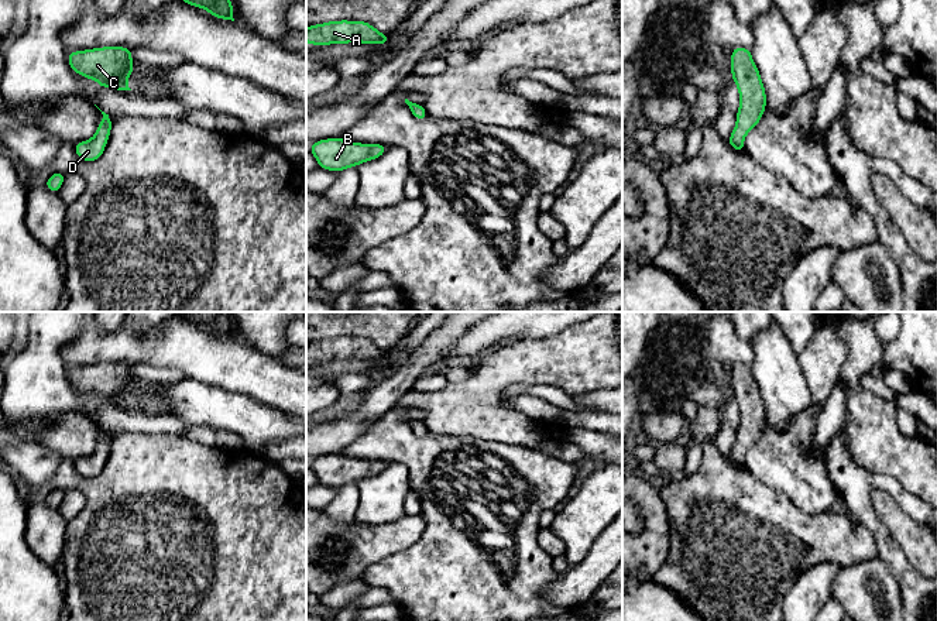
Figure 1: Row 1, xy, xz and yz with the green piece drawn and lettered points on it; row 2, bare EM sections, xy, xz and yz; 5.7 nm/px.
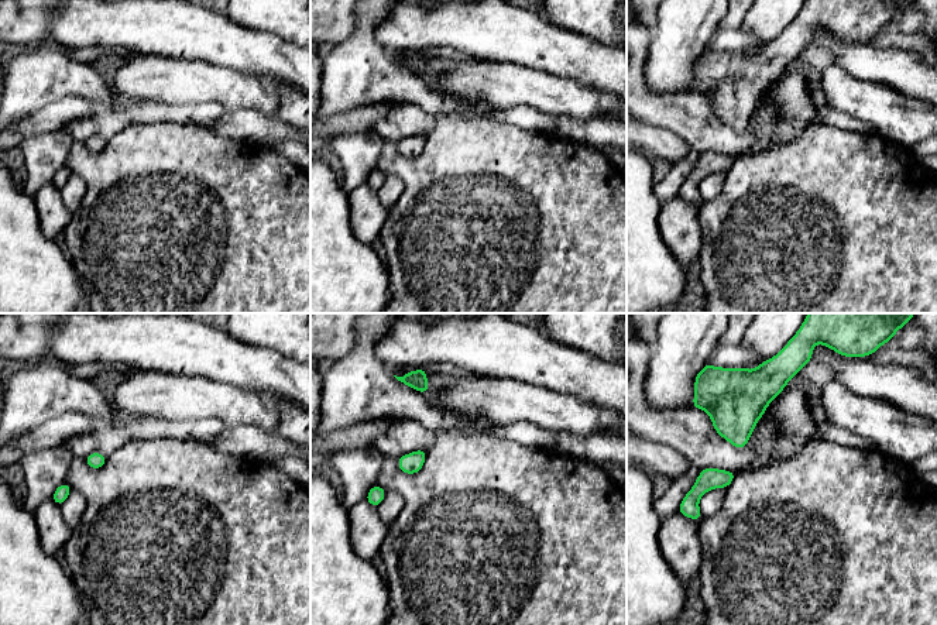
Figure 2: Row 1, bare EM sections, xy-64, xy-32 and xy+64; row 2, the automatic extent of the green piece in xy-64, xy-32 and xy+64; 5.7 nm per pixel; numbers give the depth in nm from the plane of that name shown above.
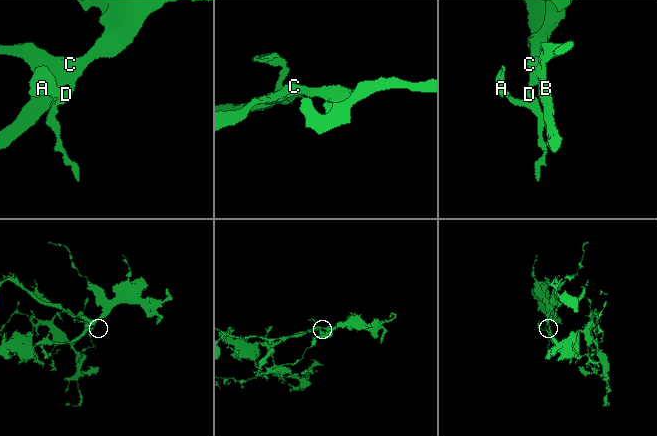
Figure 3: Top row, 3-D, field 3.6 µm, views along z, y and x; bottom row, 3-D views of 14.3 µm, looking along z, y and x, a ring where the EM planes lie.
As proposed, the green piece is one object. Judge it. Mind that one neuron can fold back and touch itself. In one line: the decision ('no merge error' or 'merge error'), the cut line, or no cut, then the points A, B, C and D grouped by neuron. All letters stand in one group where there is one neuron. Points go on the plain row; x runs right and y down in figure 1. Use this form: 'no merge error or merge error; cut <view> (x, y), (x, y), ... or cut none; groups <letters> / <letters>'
no merge error; cut none; groups A B C D

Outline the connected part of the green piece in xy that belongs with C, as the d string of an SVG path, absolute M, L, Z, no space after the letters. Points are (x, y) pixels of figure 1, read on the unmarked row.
M102 363L73 367L68 368L68 378L73 388L95 395L100 404L131 406L127 401L127 395L133 391L131 364Z

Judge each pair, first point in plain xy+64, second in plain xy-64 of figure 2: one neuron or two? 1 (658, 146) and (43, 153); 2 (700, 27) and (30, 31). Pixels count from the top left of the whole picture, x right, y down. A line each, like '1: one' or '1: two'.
1: one
2: two

